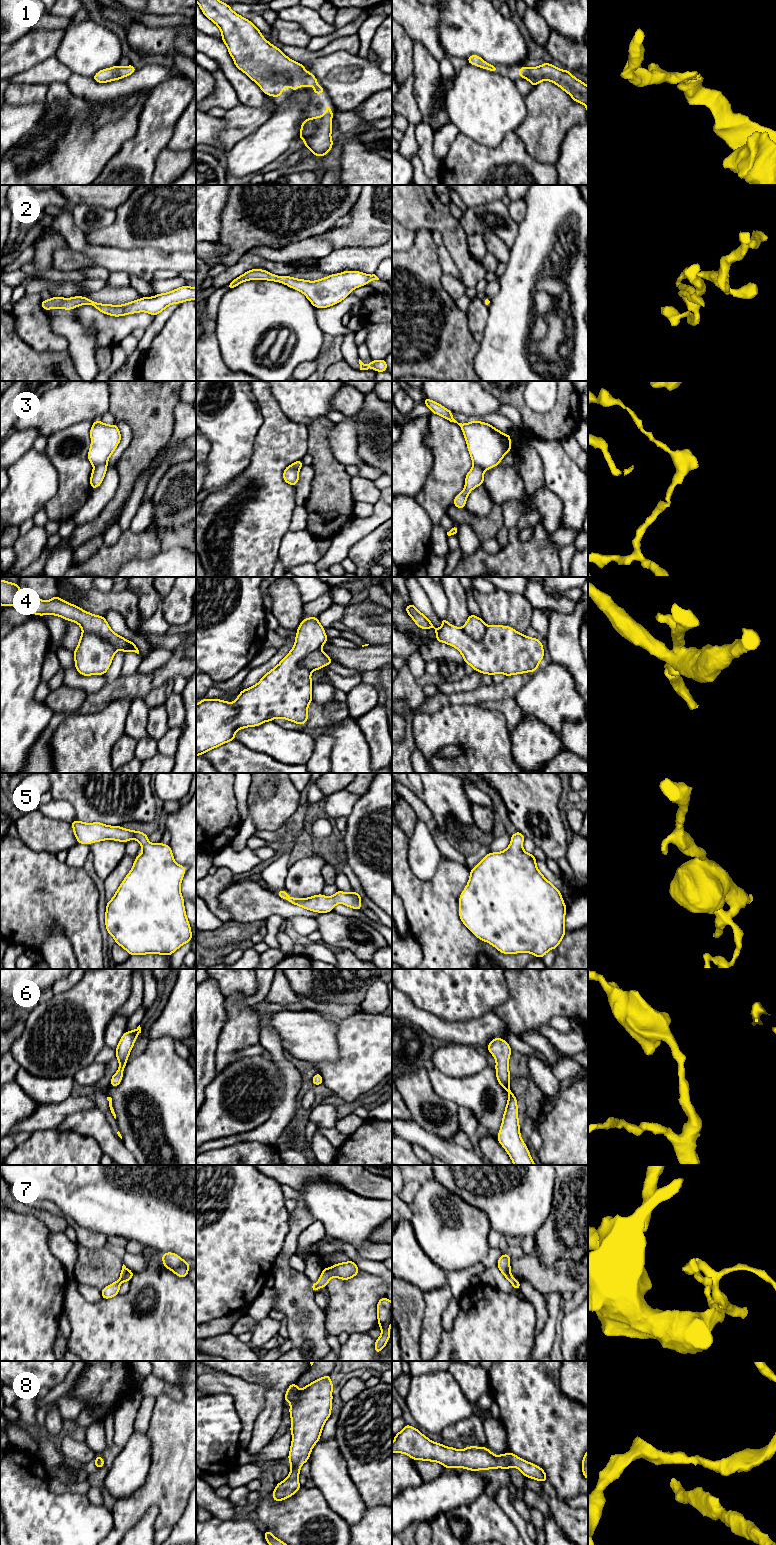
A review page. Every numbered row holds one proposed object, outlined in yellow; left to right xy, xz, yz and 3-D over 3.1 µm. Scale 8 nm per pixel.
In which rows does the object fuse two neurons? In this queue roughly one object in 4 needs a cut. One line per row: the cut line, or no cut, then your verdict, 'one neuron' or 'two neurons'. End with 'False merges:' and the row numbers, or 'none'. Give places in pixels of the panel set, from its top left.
1: cut none; one neuron
2: cut none; one neuron
3: cut xy (106, 463), (94, 467); two neurons
4: cut yz (487, 626), (484, 636), (479, 640), (474, 640), (462, 628); two neurons
5: cut none; one neuron
6: cut none; one neuron
7: cut none; one neuron
8: cut none; one neuron
False merges: 3, 4

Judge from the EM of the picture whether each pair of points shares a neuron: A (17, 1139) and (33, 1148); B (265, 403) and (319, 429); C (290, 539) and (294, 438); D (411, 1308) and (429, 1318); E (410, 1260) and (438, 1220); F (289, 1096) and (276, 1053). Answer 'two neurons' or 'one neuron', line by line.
A: two neurons
B: two neurons
C: two neurons
D: two neurons
E: two neurons
F: one neuron

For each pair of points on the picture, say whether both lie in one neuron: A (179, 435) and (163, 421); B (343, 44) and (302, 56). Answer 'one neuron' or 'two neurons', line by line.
A: two neurons
B: one neuron

